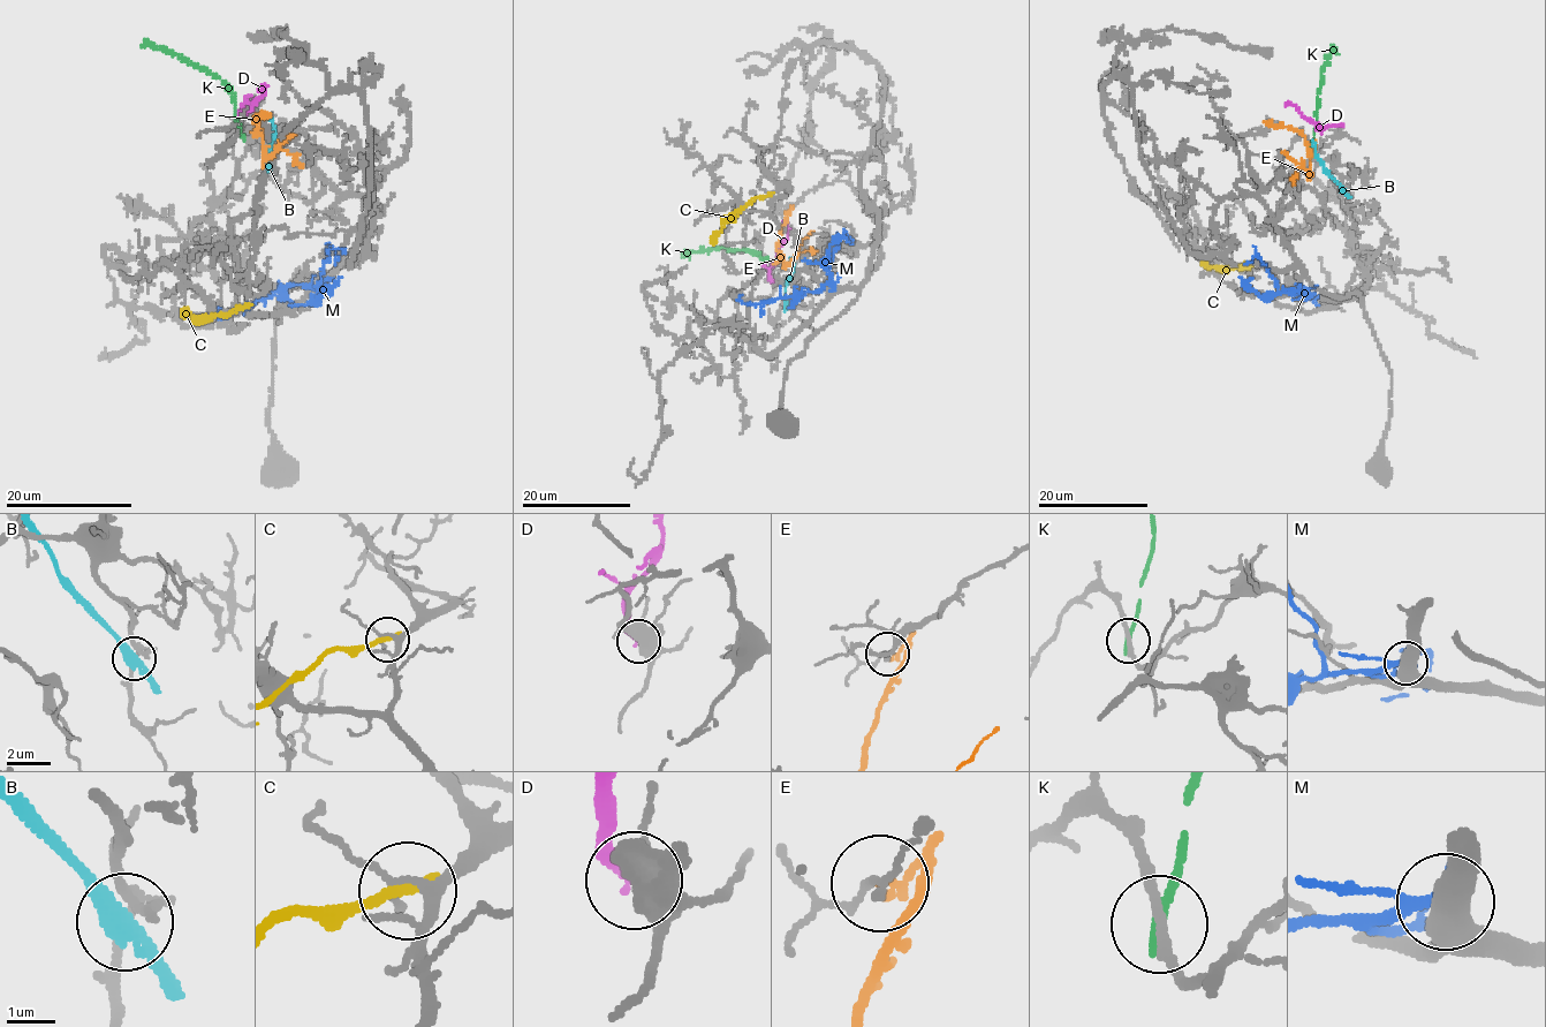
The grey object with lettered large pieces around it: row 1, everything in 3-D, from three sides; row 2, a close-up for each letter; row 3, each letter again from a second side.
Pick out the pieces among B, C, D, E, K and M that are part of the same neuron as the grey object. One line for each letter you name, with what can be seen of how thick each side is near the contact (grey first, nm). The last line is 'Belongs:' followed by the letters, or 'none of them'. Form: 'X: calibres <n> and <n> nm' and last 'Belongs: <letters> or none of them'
Belongs: none of them

